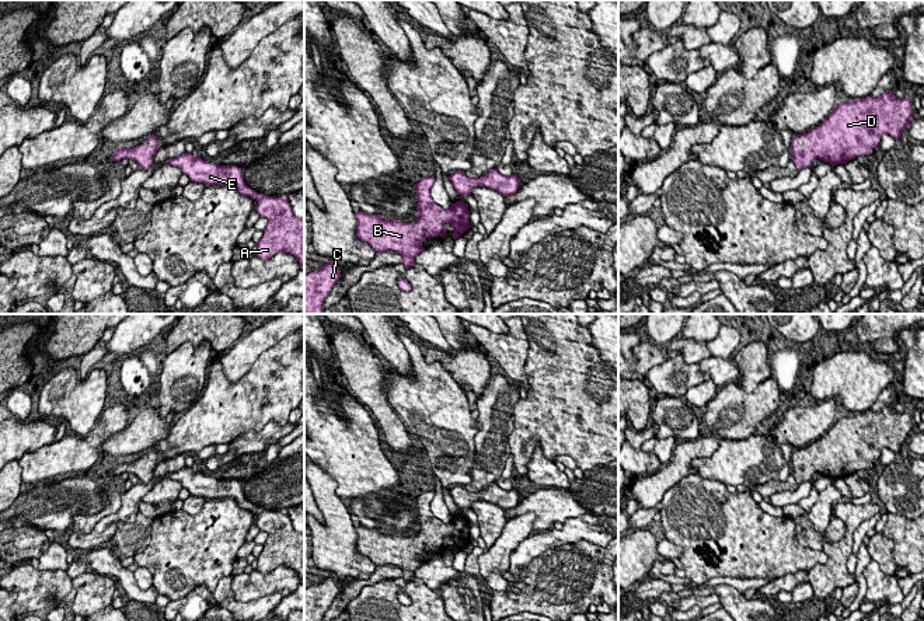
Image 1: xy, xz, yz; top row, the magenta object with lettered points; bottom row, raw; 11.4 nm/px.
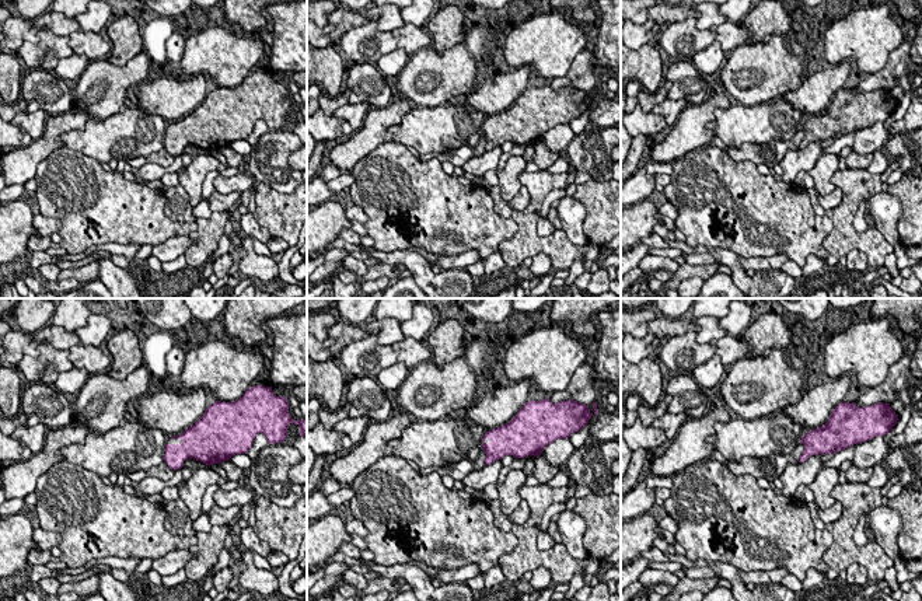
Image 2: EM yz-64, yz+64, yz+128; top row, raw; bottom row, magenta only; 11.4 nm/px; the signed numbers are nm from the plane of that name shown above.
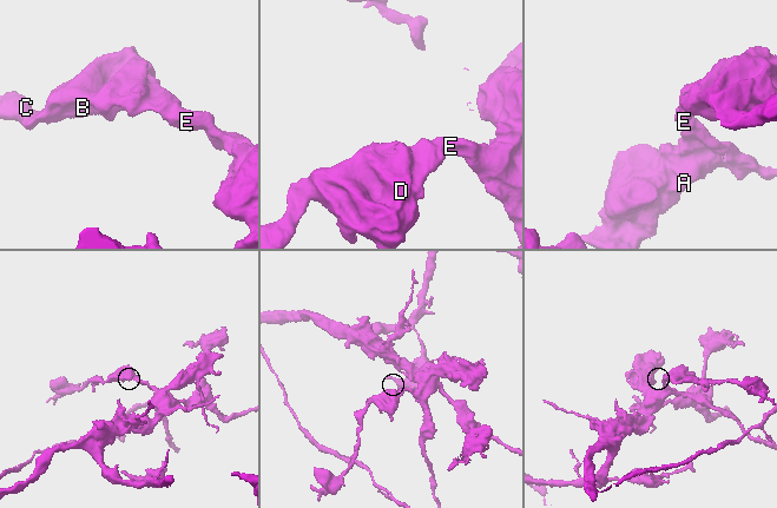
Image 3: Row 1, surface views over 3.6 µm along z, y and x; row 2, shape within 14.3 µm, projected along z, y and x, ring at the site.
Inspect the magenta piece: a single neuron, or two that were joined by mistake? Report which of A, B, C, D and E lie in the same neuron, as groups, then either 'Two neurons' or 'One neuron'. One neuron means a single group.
Groups: A B C D E. One neuron

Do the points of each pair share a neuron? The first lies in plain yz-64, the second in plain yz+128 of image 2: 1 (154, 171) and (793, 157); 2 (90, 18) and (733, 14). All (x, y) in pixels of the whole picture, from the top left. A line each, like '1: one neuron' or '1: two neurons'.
1: one neuron
2: one neuron

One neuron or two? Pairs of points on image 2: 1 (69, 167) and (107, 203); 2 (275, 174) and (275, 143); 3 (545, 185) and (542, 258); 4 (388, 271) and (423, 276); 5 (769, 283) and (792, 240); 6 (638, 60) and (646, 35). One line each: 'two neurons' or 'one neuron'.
1: one neuron
2: one neuron
3: two neurons
4: two neurons
5: two neurons
6: two neurons

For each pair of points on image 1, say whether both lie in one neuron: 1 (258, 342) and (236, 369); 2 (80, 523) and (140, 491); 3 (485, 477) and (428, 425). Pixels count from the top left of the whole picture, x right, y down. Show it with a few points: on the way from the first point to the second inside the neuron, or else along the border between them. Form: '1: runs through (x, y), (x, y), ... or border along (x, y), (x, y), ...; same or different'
1: runs through (251, 349), (239, 362); same
2: border along (122, 494), (119, 508), (96, 524); different
3: border along (478, 432), (474, 438), (470, 482); different

